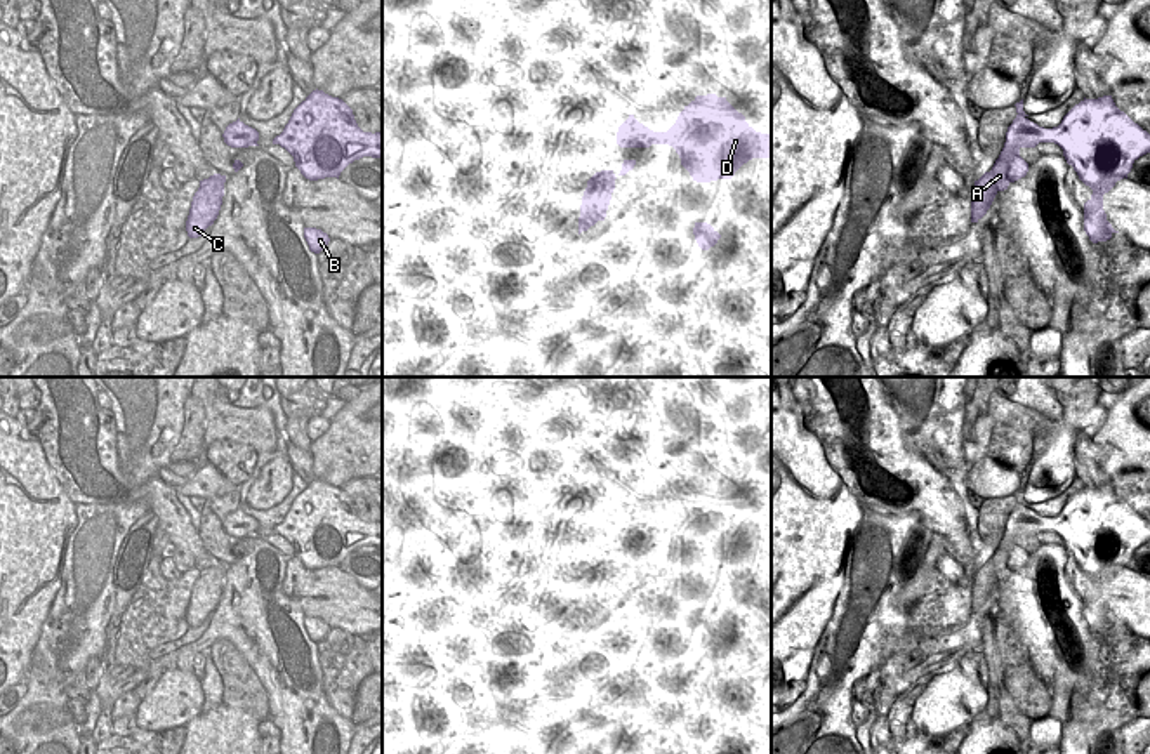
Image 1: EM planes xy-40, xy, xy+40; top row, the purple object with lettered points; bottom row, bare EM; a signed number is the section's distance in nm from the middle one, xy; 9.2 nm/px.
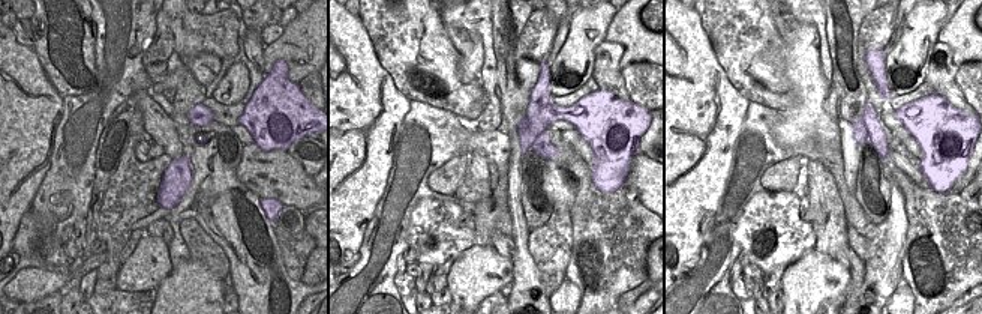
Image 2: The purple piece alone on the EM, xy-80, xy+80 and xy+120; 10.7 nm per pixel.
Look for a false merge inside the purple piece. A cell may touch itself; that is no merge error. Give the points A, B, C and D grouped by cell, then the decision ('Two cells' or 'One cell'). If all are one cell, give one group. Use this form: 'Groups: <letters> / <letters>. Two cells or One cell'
Groups: A C / B D. Two cells.

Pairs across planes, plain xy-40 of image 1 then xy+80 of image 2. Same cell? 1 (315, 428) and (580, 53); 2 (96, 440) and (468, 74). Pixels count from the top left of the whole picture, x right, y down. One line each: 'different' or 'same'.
1: same
2: different

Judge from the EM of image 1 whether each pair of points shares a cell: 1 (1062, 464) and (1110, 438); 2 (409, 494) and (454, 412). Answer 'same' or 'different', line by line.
1: different
2: different

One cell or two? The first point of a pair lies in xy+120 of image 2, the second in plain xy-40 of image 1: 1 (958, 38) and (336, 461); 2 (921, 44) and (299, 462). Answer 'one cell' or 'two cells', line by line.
1: one cell
2: two cells

